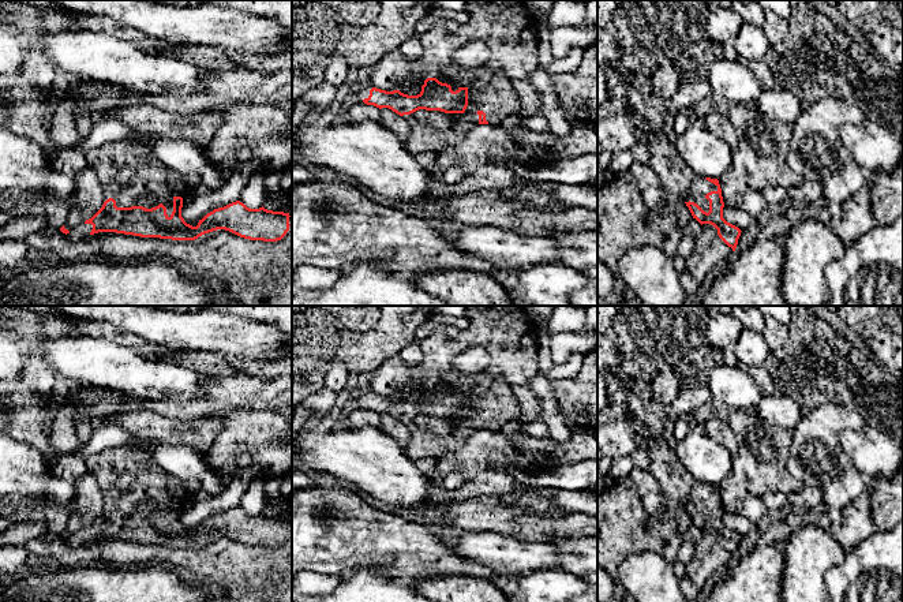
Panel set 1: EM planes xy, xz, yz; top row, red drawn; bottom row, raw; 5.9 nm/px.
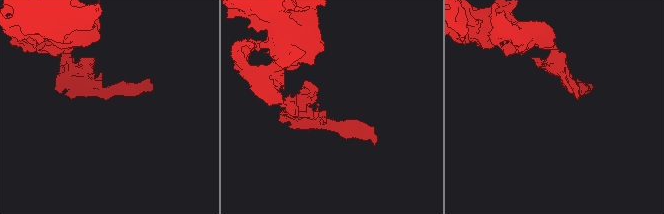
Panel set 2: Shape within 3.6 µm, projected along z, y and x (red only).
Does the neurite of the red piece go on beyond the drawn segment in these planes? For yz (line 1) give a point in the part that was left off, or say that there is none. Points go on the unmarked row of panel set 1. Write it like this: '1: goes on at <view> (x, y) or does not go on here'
1: does not go on here

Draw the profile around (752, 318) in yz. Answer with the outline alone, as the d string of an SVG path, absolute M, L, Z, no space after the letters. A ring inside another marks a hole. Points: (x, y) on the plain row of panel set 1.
M732 307L731 314L742 324L745 329L761 332L765 328L767 318L754 307L747 310Z

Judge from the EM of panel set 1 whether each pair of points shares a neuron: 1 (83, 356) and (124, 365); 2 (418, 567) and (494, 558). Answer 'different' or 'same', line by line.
1: same
2: different

